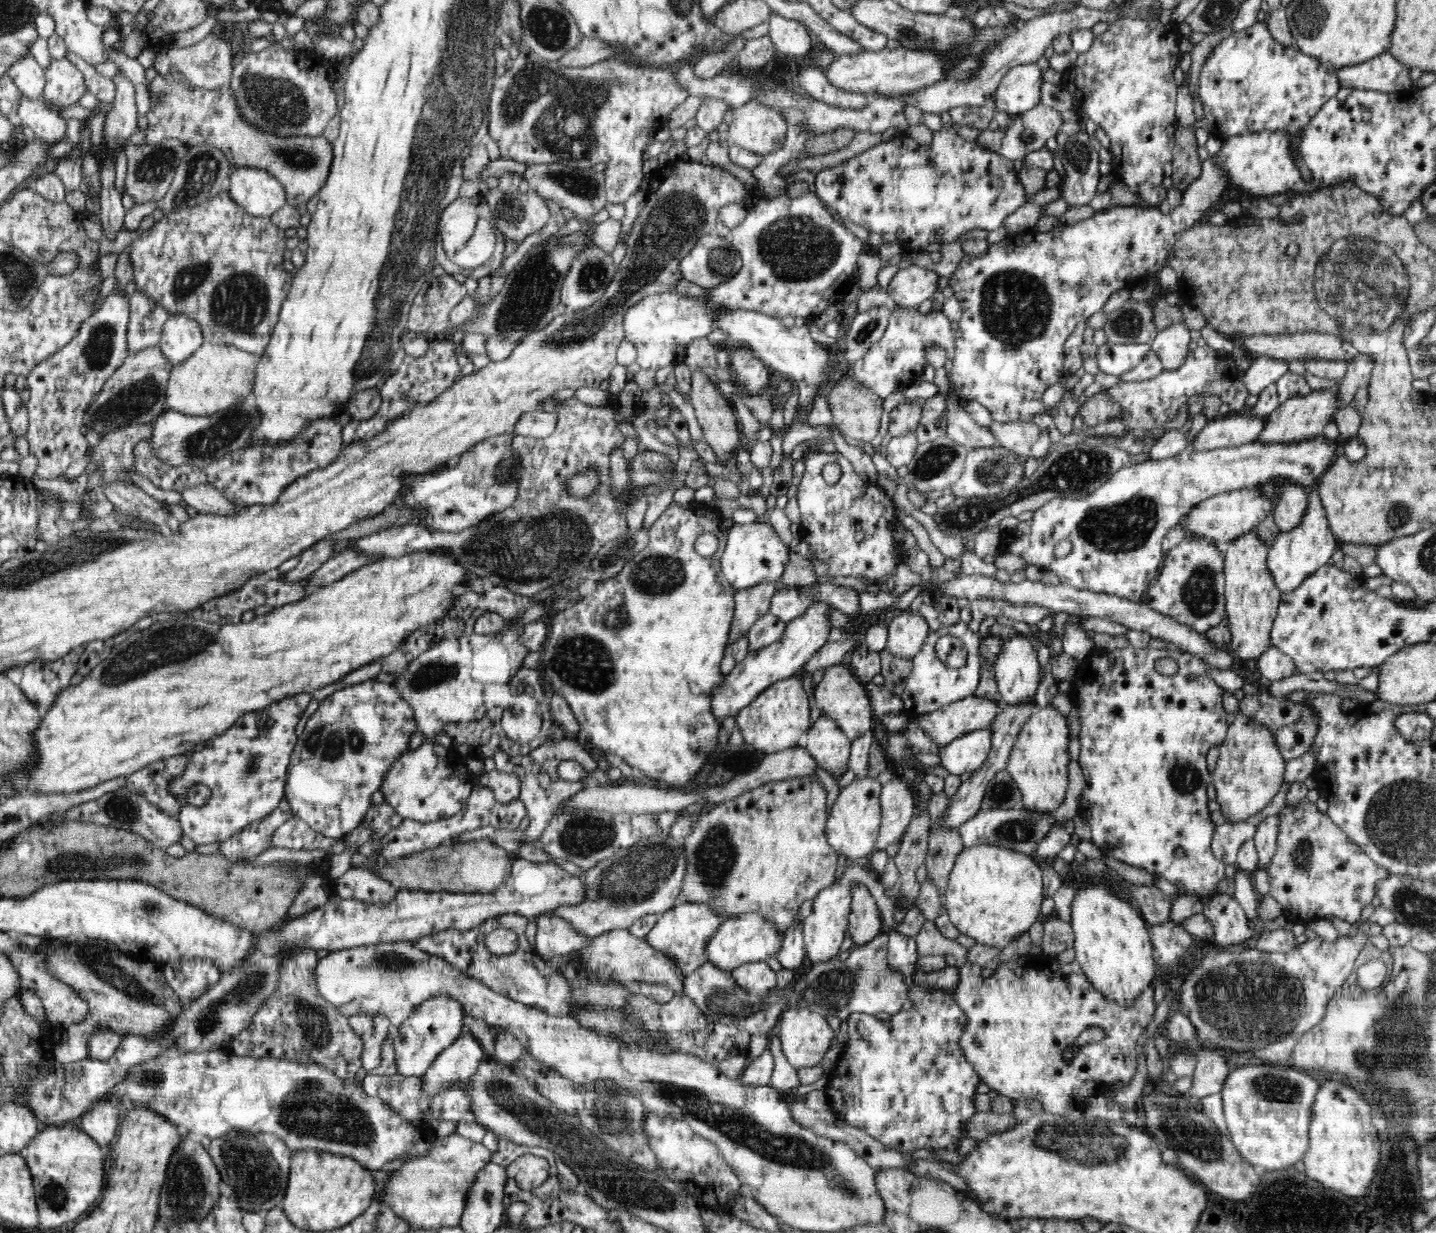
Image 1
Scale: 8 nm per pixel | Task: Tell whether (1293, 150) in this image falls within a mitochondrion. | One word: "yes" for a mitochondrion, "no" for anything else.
no

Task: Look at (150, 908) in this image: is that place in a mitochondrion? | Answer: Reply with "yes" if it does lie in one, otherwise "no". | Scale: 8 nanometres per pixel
yes

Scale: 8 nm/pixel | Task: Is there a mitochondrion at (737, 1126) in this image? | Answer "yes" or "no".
yes

